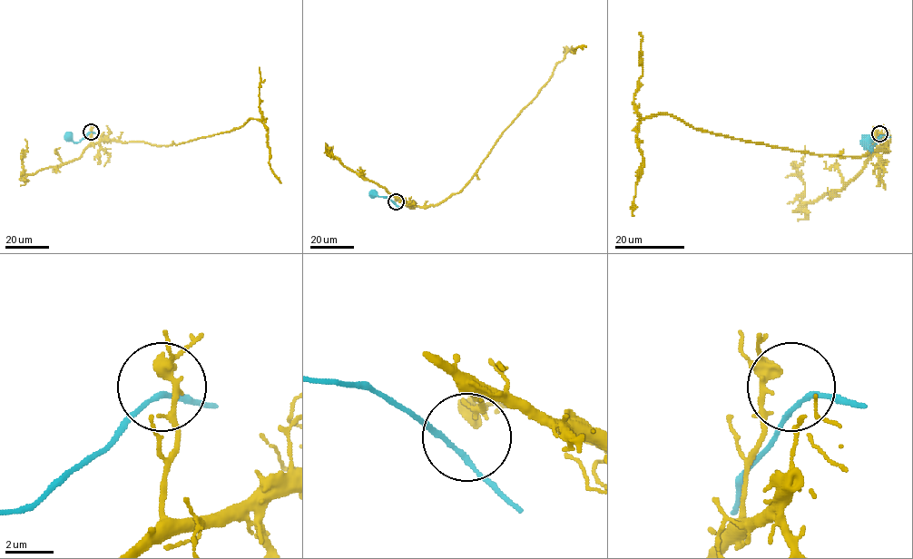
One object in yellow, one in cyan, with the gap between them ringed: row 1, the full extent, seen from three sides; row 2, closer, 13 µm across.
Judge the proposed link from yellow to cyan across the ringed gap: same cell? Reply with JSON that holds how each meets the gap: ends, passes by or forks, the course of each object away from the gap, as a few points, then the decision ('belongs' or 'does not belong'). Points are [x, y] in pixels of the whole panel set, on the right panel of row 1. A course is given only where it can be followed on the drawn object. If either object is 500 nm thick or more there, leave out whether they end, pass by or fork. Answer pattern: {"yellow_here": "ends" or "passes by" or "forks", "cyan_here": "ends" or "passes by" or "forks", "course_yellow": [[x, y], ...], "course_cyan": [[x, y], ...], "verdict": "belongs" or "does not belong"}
{"yellow_here": "forks", "cyan_here": "passes by", "course_yellow": [[878, 132], [873, 153], [888, 150], [815, 155], [645, 116], [636, 133], [643, 169], [633, 216]], "course_cyan": [[881, 135], [871, 152], [867, 143]], "verdict": "belongs"}

